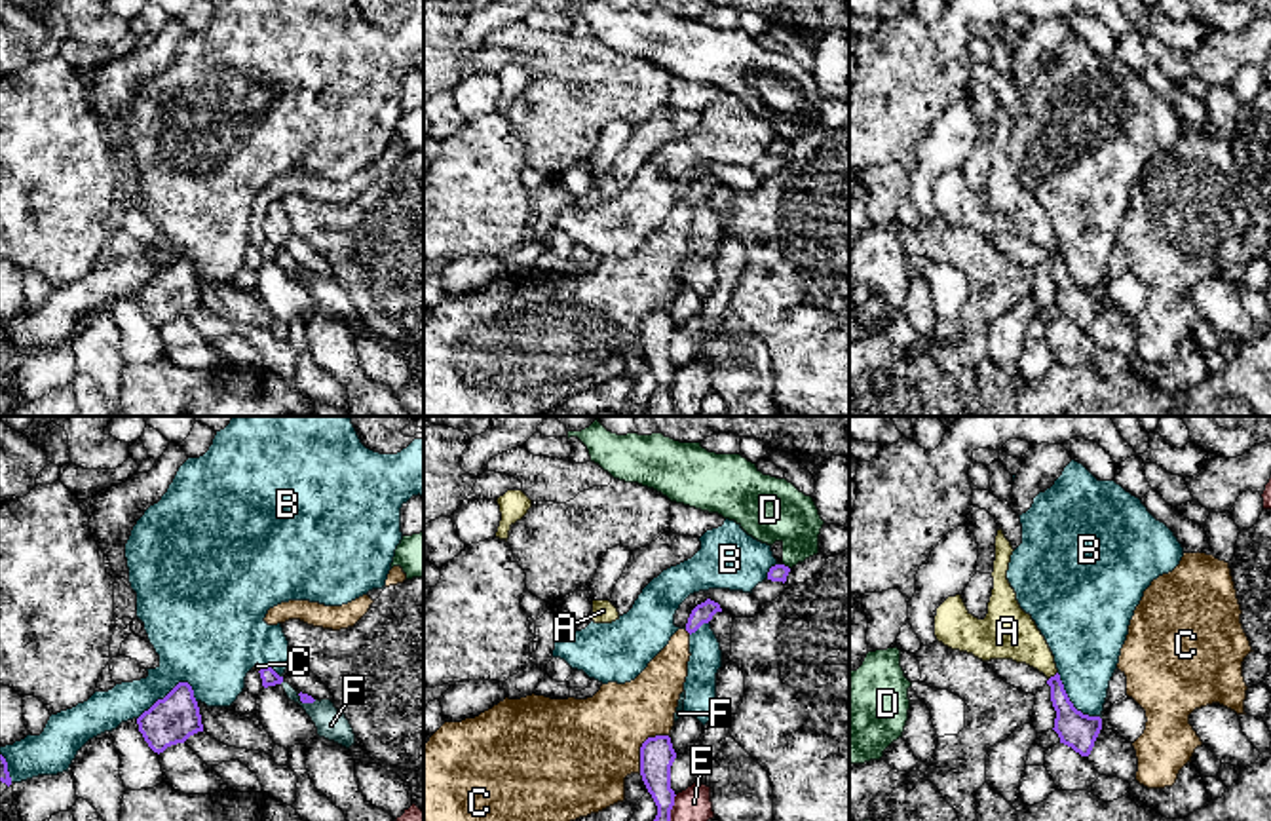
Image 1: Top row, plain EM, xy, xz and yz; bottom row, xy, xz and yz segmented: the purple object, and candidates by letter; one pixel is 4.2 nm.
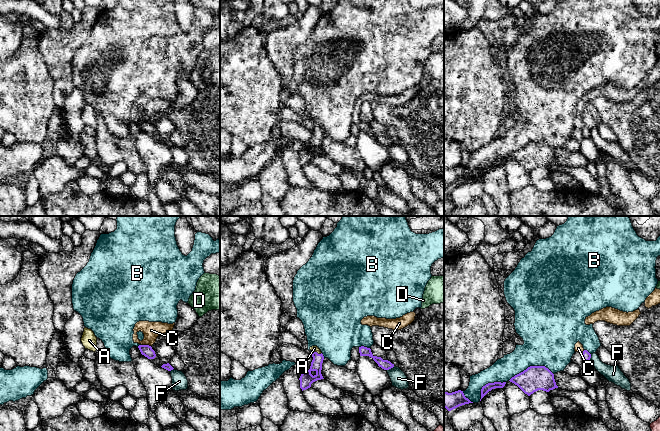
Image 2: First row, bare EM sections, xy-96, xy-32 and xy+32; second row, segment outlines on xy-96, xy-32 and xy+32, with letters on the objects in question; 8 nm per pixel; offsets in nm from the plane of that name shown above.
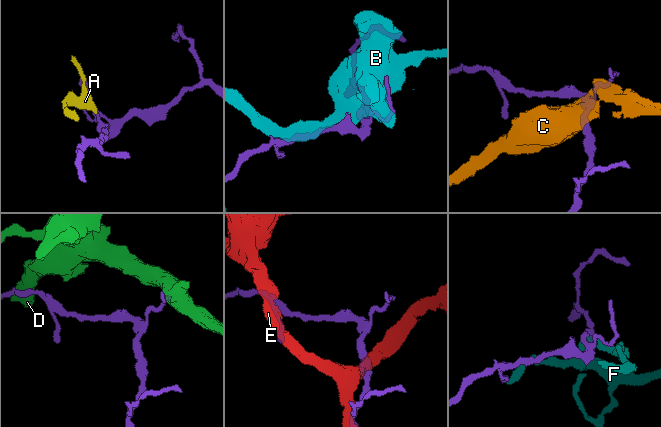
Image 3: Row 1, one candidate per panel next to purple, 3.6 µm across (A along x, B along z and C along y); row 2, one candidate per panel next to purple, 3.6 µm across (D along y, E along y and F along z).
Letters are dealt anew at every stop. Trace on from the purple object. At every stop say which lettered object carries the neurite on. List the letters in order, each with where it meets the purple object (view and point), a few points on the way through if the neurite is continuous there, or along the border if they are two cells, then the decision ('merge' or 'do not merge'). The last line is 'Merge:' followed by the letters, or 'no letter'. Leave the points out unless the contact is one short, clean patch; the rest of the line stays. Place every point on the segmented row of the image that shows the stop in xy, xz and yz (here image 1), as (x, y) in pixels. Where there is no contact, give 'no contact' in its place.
A: yz (1055, 675) | across yz (1074, 728), (1059, 698), (1055, 675), (1013, 635) | merge
B: xy (166, 696) | do not merge
C: xz (643, 745) | do not merge
D: xz (787, 567) | do not merge
E: xz (671, 808) | do not merge
F: xy (306, 702) | do not merge
Merge: A

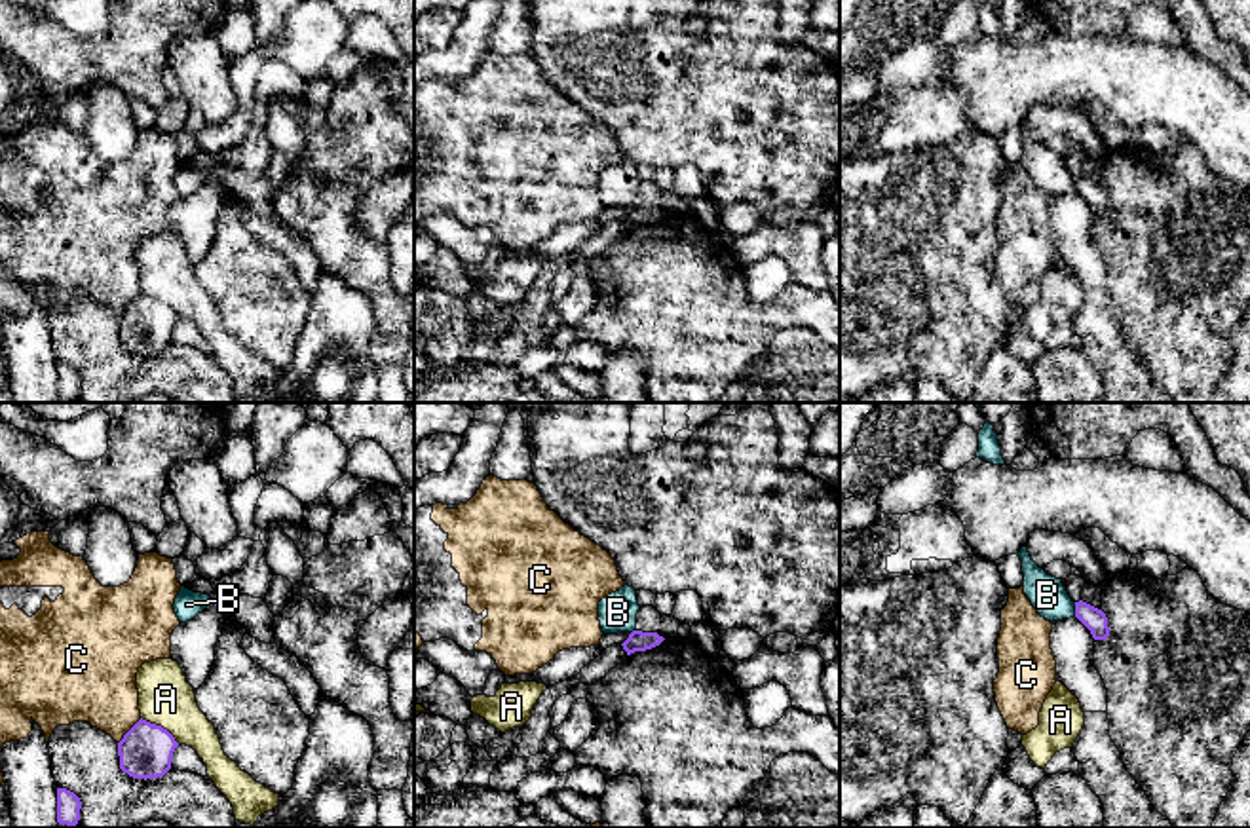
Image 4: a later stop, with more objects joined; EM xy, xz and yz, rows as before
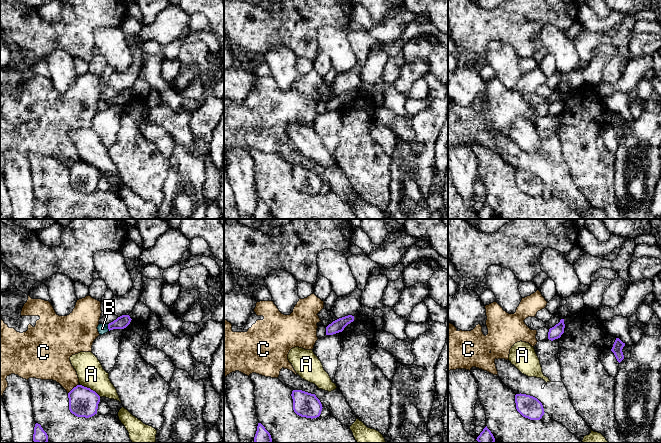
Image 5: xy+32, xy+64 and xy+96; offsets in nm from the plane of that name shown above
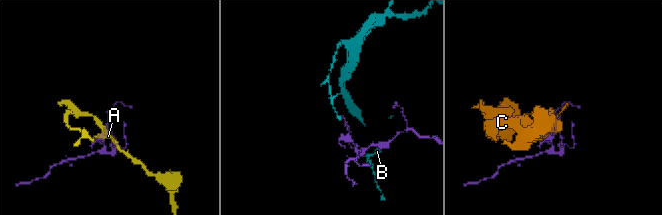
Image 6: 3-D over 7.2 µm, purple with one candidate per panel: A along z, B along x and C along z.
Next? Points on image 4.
A: xy (160, 726) | along xy (141, 716), (160, 724), (179, 743) | do not merge
B: yz (1076, 610) | along yz (1074, 602), (1076, 616) | do not merge
C: xy (128, 732) | do not merge
Merge: no letter

